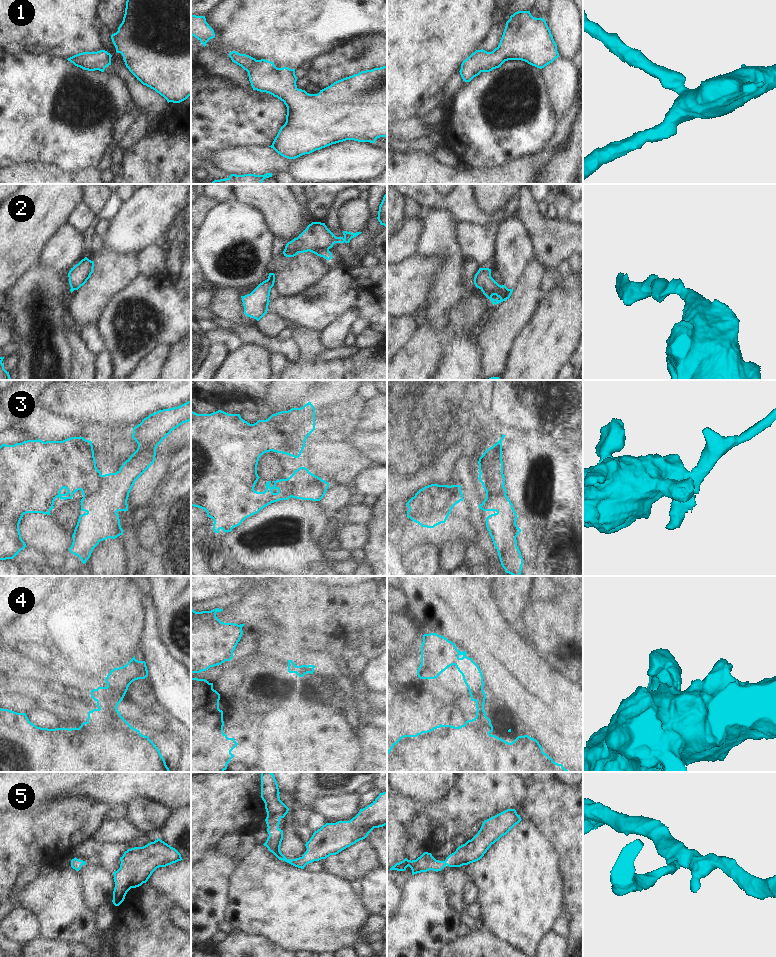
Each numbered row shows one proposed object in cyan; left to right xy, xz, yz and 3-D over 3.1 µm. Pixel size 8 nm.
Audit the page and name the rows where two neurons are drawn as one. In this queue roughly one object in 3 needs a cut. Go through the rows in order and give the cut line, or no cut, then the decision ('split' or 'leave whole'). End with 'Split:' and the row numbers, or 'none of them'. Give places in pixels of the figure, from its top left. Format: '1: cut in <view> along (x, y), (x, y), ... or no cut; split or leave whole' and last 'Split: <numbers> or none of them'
1: no cut; leave whole
2: no cut; leave whole
3: cut in xy along (102, 475), (100, 485), (94, 491), (89, 491), (83, 496); split
4: cut in xy along (116, 708), (104, 707), (99, 709); split
5: no cut; leave whole
Split: 3, 4

